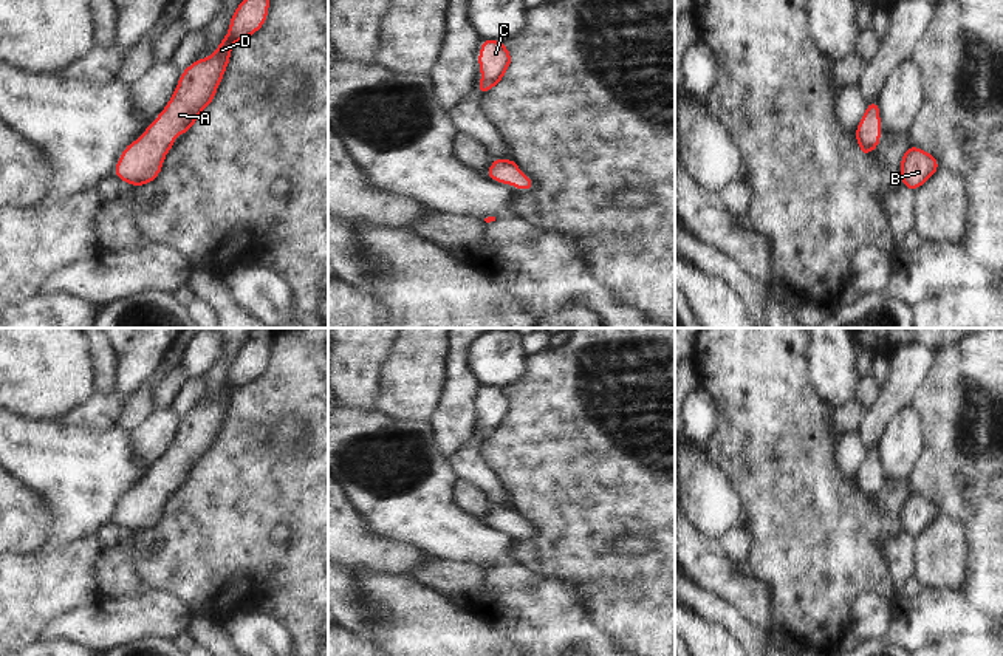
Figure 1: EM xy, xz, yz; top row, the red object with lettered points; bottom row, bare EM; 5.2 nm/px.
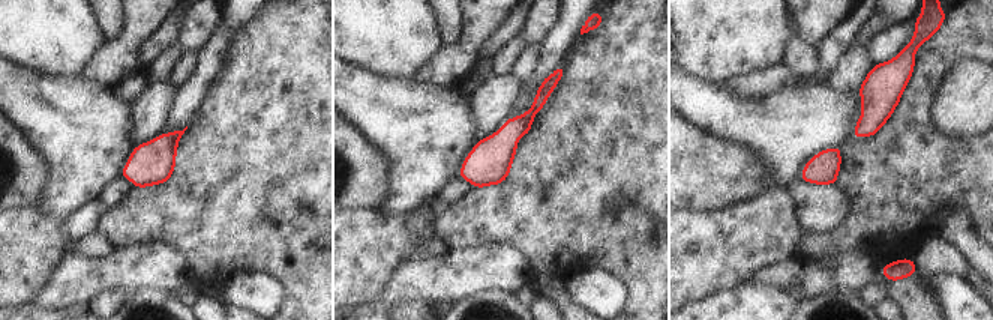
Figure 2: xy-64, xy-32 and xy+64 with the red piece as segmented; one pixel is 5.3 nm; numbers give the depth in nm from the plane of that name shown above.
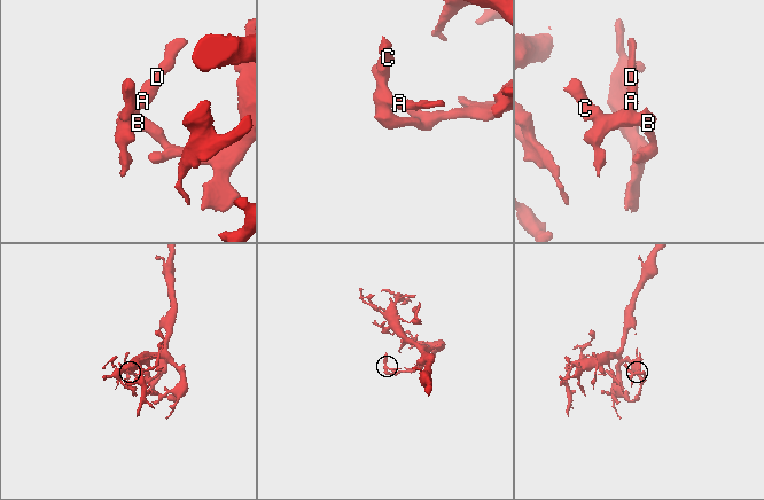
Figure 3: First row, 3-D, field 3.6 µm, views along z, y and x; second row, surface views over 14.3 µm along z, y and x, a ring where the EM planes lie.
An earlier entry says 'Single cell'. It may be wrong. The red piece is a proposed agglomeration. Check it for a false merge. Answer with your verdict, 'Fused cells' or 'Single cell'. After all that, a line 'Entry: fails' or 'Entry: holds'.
Single cell
Entry: holds

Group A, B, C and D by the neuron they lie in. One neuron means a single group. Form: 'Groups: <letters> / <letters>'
Groups: A B C D

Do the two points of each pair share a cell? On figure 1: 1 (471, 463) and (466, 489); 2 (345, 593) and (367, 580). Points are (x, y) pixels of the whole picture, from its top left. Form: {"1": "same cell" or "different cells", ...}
{"1": "different cells", "2": "different cells"}

